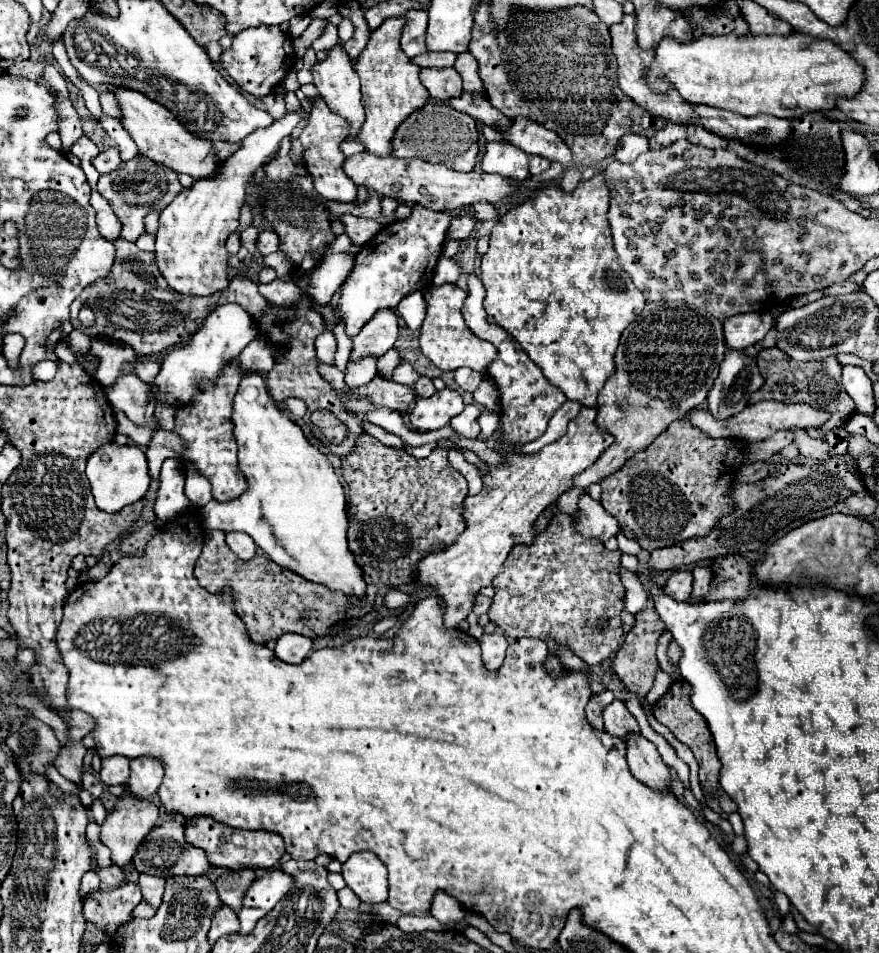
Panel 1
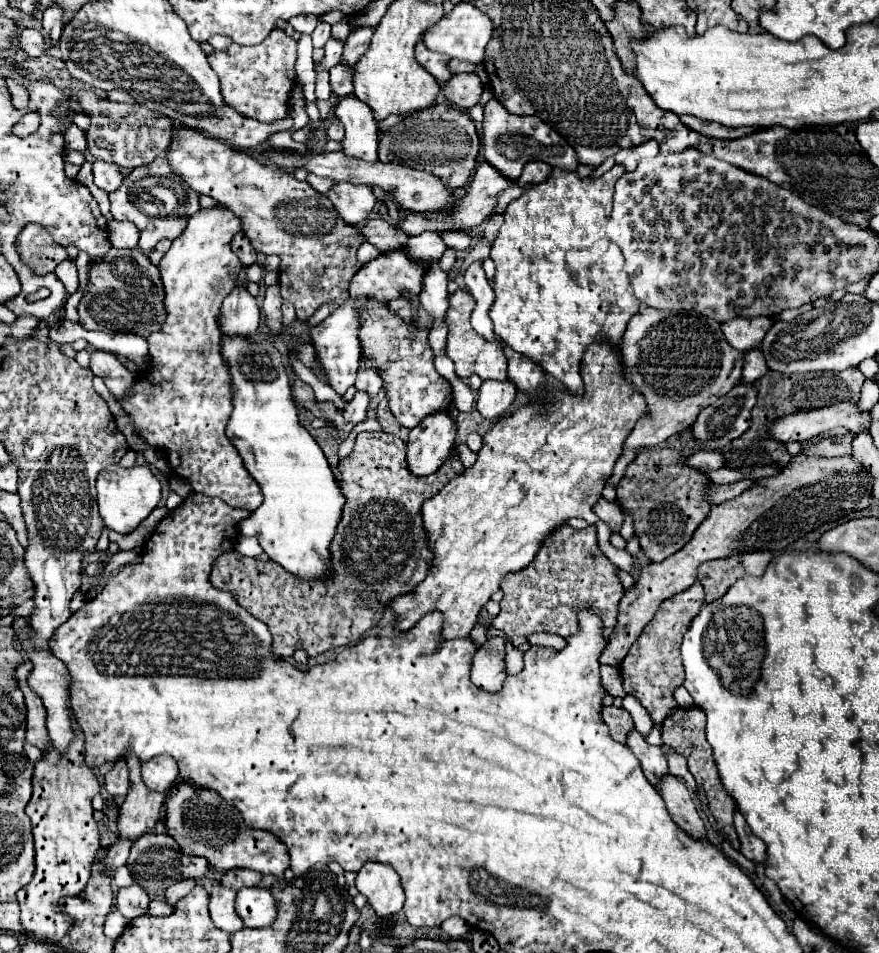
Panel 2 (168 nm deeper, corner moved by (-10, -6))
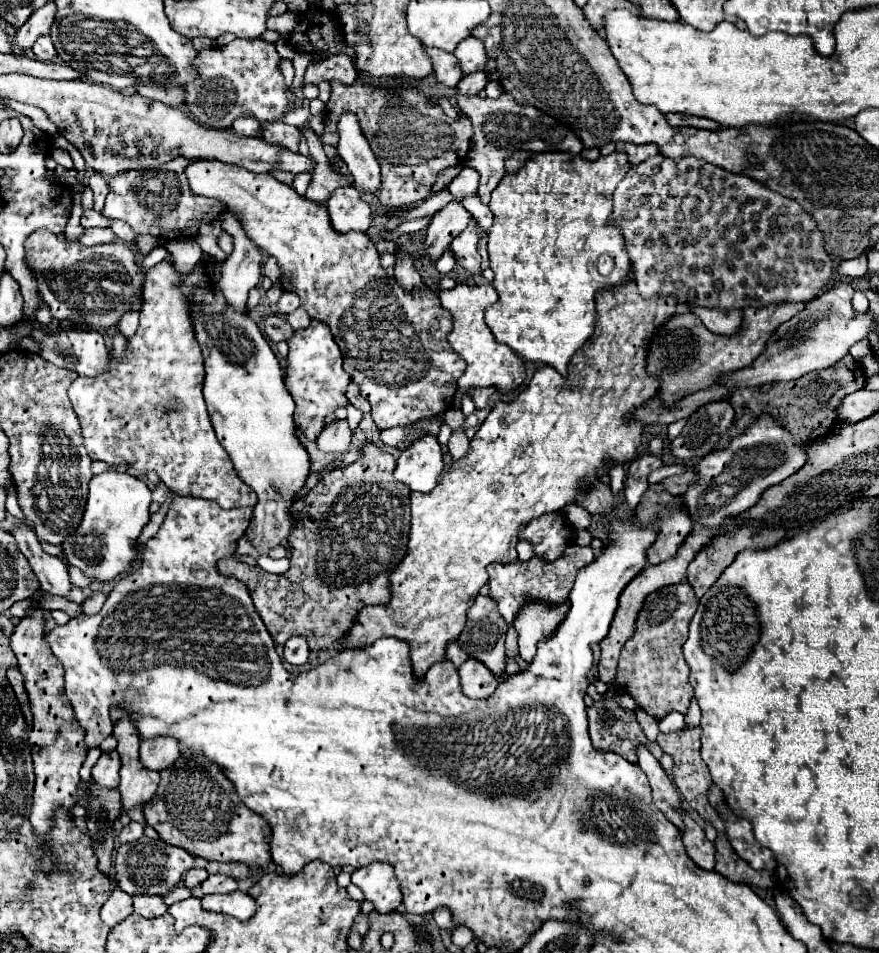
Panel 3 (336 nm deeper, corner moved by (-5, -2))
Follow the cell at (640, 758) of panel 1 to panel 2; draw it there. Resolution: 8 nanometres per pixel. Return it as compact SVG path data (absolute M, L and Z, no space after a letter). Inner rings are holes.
M664 776L660 786L660 796L666 802L666 810L670 814L670 818L680 826L680 830L684 830L686 834L698 838L698 840L706 840L706 828L702 818L698 816L698 810L694 806L694 800L688 792L688 788L682 784L682 780L678 780L676 776Z

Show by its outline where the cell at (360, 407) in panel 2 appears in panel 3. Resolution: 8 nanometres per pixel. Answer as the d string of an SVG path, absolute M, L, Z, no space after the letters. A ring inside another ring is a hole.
M335 420L325 424L317 436L317 446L323 452L345 452L351 444L351 428L347 420Z

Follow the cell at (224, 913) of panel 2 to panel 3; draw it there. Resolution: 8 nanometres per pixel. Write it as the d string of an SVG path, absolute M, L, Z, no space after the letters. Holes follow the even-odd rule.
M211 874L203 884L201 890L203 894L227 894L233 890L233 878L223 876L223 874Z

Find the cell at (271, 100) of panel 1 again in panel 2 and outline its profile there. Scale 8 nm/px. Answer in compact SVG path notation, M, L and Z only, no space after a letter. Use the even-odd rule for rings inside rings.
M308 174L308 184L310 184L316 192L320 192L320 194L326 194L326 192L330 190L330 186L334 186L332 178L318 178L318 176L314 176L314 174Z

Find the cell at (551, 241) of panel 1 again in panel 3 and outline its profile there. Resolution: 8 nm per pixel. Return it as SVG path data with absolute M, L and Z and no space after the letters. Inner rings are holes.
M613 152L595 162L567 154L533 154L517 174L507 174L491 194L489 208L495 224L489 230L489 260L495 274L493 288L499 300L487 308L487 326L495 340L507 344L517 356L553 366L561 376L567 376L571 356L591 338L595 324L595 294L615 288L629 278L629 258L625 258L623 238L619 230L607 226L611 216L611 200L615 186L629 170L627 154ZM593 256L617 256L613 272L603 278L595 268Z

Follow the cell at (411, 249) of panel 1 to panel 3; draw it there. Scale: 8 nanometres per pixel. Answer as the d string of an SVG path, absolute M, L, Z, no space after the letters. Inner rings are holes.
M311 320L309 328L297 330L289 344L287 356L287 376L285 386L289 388L297 408L295 408L295 424L307 434L309 440L315 440L323 428L325 416L335 412L339 406L347 404L345 390L351 382L349 374L343 370L341 350L331 334L331 328L321 320Z

